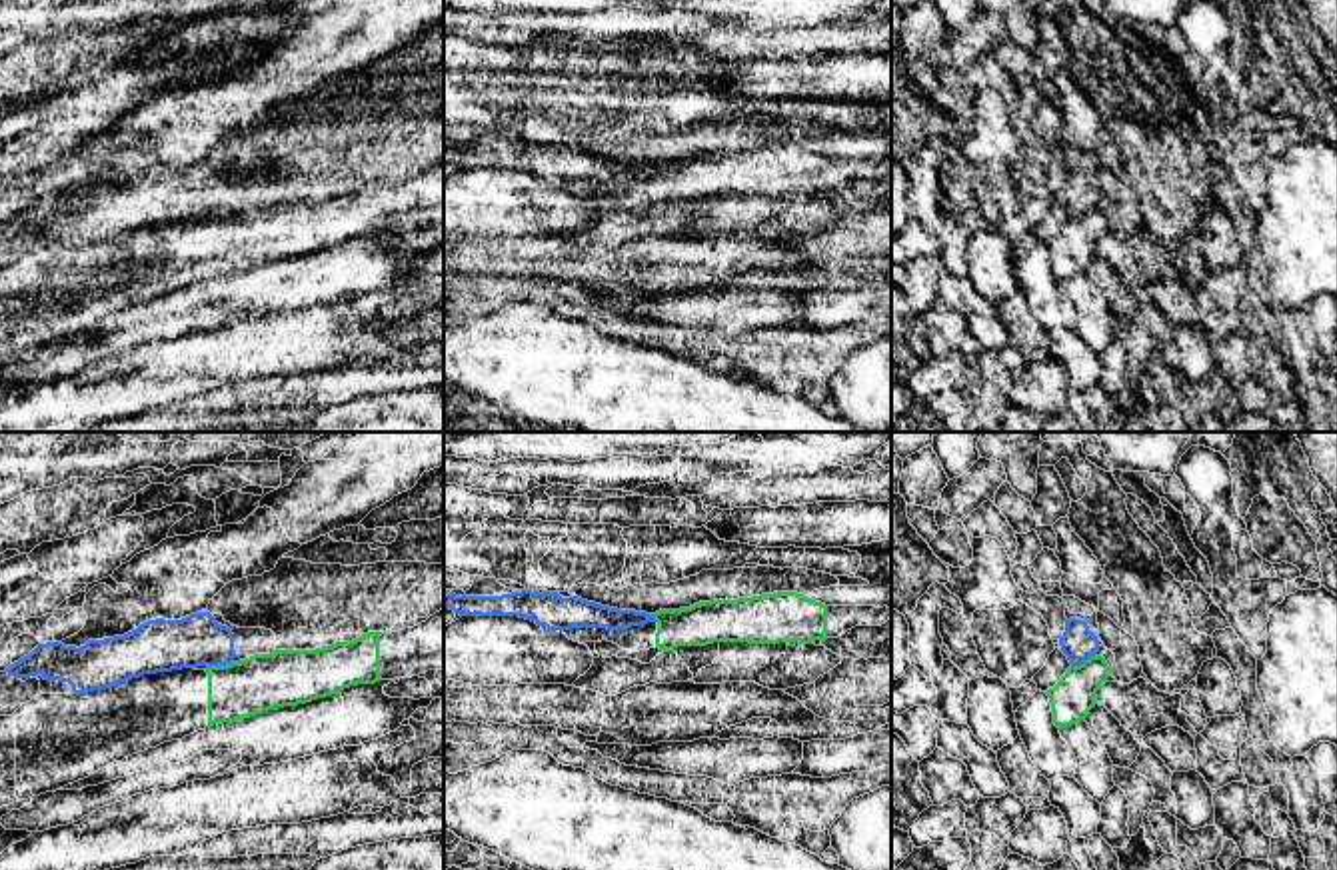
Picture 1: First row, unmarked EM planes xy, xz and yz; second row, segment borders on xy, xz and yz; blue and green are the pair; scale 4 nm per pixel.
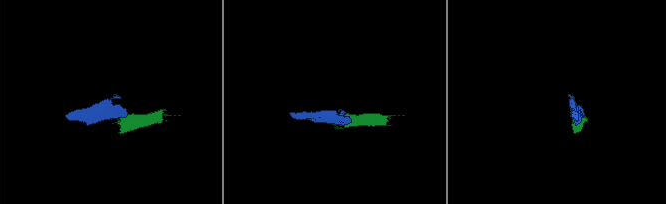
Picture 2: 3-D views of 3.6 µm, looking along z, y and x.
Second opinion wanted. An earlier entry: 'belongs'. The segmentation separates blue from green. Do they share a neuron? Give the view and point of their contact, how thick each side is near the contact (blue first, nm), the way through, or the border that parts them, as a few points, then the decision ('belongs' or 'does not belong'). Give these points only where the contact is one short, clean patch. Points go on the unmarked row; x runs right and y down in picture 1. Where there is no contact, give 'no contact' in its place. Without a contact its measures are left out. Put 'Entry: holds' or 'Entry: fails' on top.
Entry: fails
meets blue in xy at (220, 216); 200 nm thick on the blue side, 220 nm on the other; border along xy (232, 212), (208, 218); does not belong

